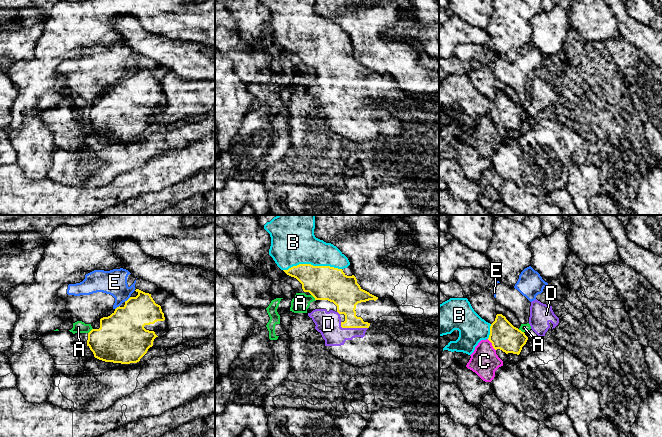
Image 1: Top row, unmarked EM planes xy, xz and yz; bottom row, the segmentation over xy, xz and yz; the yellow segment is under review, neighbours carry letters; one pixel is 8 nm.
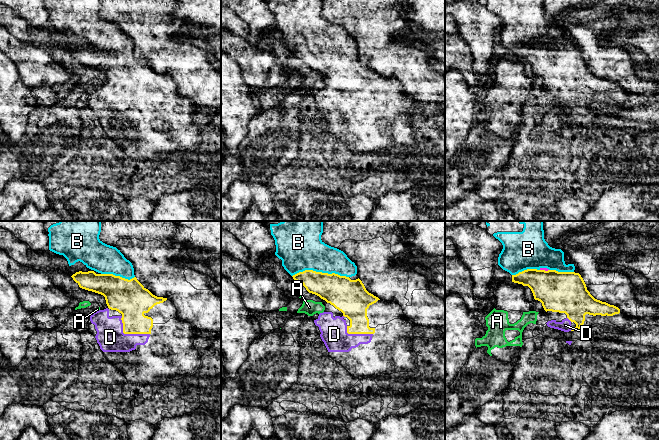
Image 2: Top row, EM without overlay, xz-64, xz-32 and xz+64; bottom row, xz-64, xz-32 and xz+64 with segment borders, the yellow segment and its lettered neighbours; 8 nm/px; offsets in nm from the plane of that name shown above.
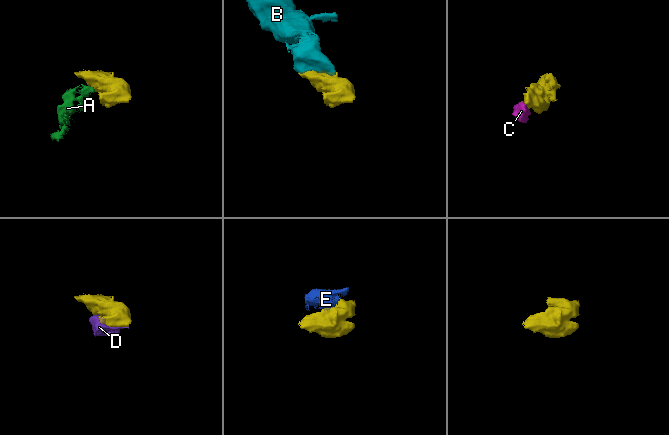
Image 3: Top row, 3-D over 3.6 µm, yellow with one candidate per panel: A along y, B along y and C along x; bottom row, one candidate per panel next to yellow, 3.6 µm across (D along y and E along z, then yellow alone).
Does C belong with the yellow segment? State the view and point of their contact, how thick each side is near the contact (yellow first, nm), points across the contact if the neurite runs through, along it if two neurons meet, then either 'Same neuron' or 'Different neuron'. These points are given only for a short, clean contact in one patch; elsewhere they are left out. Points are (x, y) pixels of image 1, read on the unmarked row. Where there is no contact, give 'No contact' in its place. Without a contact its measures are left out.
Touches yellow at yz (492, 121). Thickness 220 nm (yellow) against 240 nm. Boundary: yz (487, 115), (495, 126). Different neuron

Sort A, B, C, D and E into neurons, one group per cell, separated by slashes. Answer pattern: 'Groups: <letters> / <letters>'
Groups: A C / B D / E

